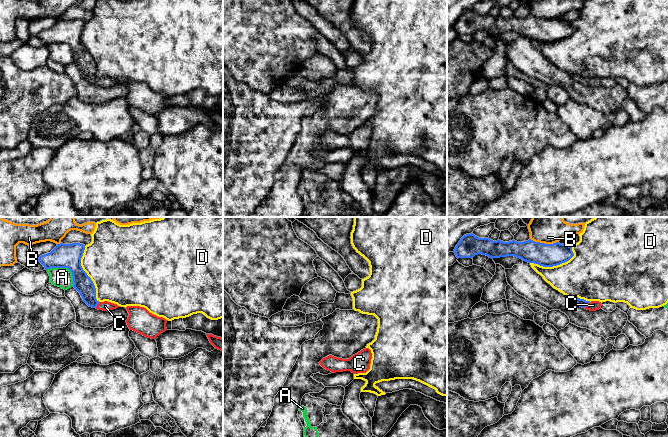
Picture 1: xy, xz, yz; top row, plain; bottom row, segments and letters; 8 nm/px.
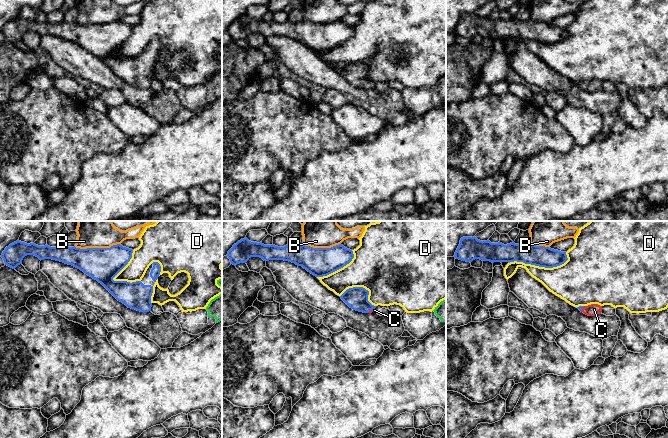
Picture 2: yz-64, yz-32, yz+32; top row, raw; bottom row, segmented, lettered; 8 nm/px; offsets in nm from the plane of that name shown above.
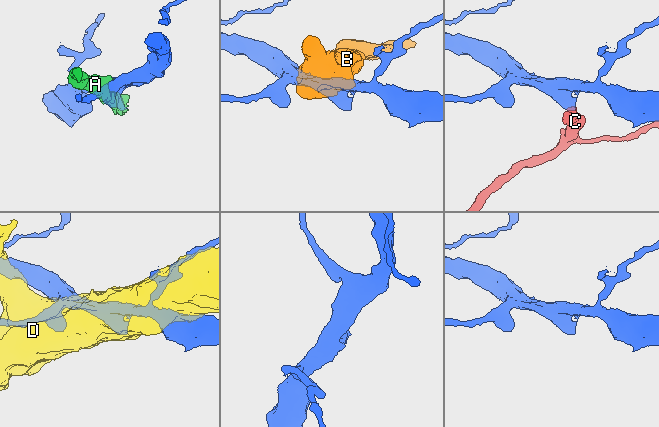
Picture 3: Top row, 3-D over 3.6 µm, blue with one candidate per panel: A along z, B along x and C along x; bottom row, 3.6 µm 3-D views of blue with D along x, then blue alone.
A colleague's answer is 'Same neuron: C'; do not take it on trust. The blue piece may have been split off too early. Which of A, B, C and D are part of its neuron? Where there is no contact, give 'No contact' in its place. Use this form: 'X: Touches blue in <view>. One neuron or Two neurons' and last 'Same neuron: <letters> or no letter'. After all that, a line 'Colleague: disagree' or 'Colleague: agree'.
A: Touches blue in xy. Two neurons
B: Touches blue in yz. Two neurons
C: Touches blue in yz. One neuron
D: Touches blue in xy. Two neurons
Same neuron: C
Colleague: agree

